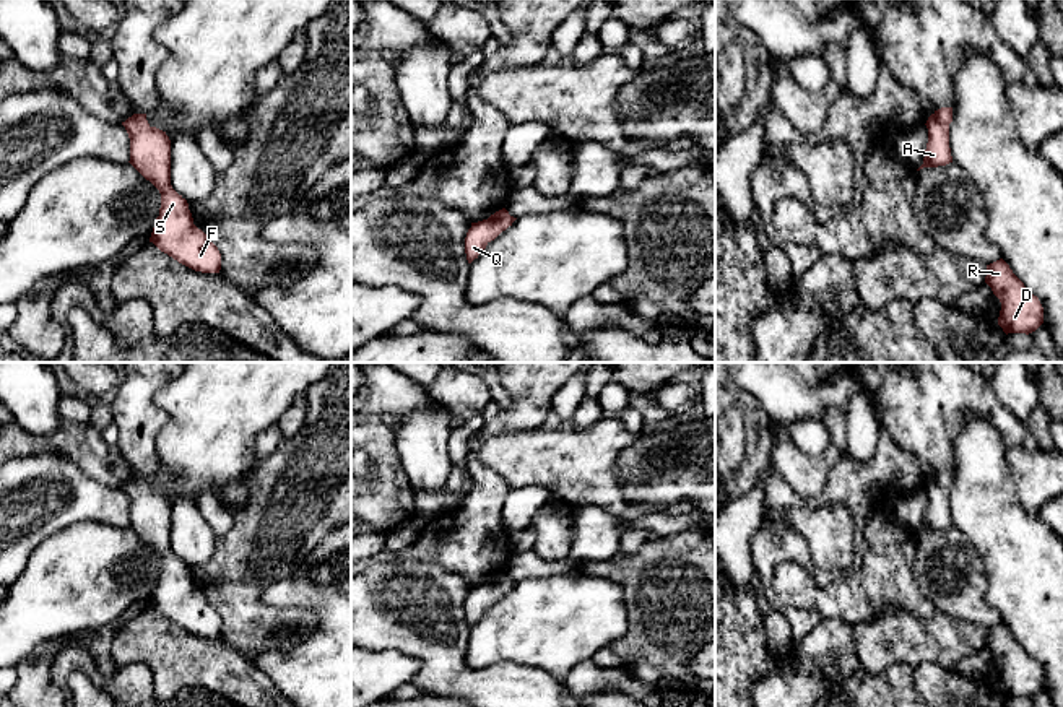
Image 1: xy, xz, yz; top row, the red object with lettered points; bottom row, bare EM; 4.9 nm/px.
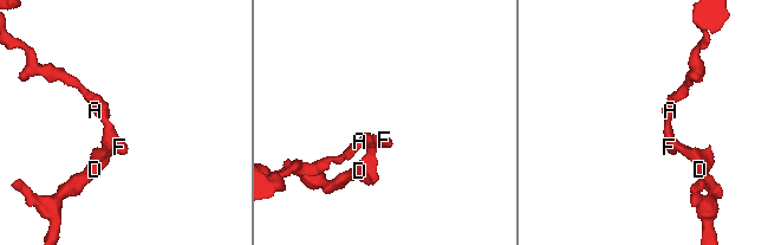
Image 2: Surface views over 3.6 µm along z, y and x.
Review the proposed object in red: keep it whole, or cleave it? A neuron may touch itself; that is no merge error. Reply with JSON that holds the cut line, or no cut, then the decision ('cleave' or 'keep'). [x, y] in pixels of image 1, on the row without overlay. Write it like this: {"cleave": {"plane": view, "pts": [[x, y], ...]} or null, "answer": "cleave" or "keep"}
{"cleave": null, "answer": "keep"}

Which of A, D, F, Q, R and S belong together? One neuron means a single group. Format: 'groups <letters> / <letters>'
groups A D F Q R S

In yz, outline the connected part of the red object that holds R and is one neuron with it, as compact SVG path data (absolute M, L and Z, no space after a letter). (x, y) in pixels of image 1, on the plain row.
M1000 622L987 629L985 647L1001 666L998 689L1008 697L1032 697L1043 687L1043 671Z

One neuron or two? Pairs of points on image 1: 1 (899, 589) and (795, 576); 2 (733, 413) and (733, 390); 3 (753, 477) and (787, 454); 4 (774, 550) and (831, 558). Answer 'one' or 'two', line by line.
1: one
2: two
3: two
4: two

